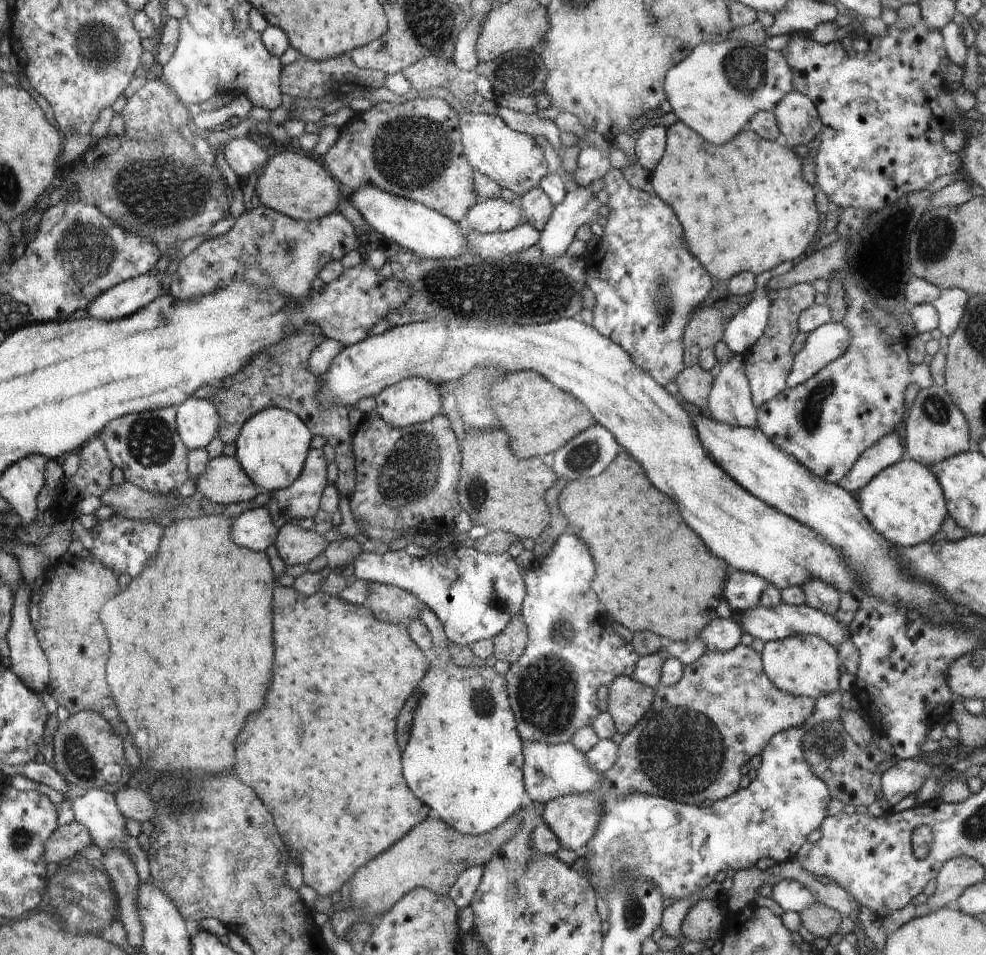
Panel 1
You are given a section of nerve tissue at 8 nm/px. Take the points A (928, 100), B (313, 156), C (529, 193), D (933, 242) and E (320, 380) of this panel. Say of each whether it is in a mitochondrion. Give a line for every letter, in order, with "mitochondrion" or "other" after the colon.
A: other
B: other
C: other
D: mitochondrion
E: other

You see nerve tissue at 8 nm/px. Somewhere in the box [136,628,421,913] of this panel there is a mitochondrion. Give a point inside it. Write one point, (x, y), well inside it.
(189, 802)

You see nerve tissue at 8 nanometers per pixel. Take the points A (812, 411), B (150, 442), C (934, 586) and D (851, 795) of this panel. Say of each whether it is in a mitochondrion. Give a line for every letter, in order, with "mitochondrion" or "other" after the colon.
A: mitochondrion
B: mitochondrion
C: other
D: other

